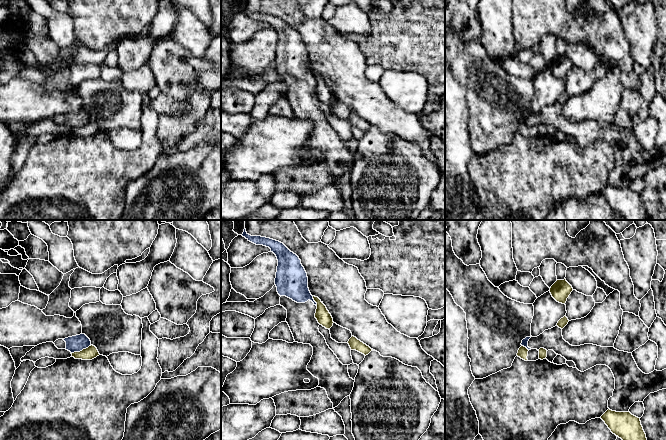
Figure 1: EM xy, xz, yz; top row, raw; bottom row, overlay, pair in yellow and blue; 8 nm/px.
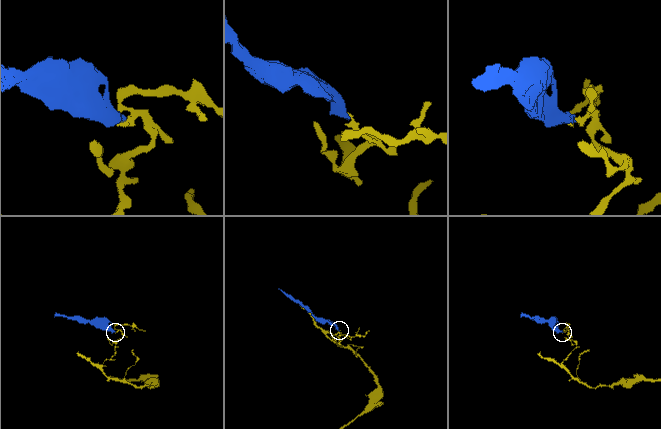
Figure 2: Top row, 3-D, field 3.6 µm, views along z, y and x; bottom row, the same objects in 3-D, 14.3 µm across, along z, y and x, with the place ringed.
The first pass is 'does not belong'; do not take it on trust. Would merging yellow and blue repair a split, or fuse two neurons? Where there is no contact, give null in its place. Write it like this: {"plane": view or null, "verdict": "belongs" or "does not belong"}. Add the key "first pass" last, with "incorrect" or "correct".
{"plane": "xy", "verdict": "does not belong", "first pass": "correct"}

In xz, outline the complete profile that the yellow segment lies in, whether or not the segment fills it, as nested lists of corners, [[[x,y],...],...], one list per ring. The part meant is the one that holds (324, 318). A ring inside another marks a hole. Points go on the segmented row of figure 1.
[[[313,296],[313,299],[317,303],[315,318],[320,325],[325,327],[326,329],[330,329],[334,323],[331,314],[318,297]]]

